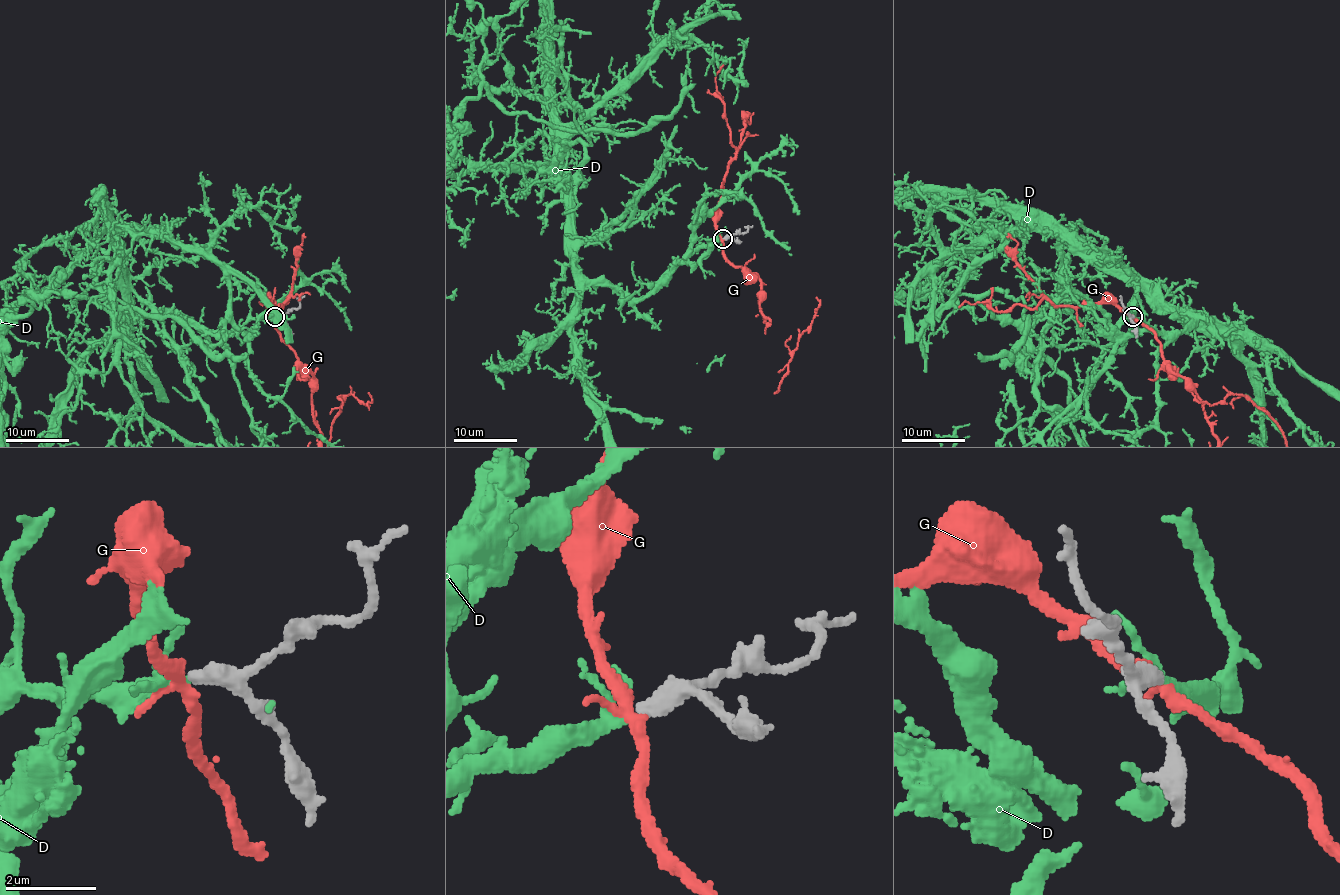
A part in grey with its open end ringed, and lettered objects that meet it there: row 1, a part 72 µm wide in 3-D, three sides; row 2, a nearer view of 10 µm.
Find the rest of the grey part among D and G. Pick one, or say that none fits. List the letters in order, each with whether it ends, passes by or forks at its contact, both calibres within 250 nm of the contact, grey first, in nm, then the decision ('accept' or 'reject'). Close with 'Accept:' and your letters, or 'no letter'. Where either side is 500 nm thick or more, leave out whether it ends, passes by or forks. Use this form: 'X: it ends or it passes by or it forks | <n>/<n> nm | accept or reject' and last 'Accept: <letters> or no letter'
D: it forks | 440/140 nm | accept
G: it forks | 440/240 nm | reject
Accept: D

